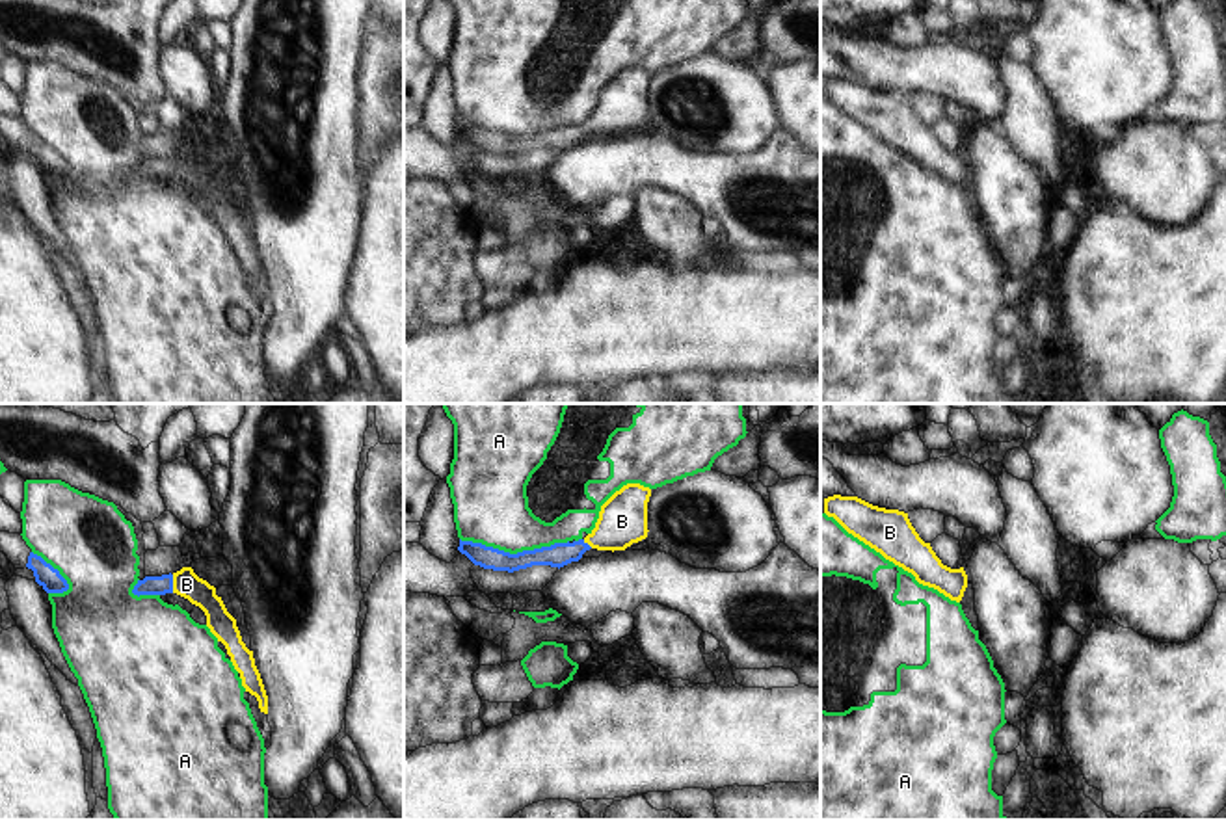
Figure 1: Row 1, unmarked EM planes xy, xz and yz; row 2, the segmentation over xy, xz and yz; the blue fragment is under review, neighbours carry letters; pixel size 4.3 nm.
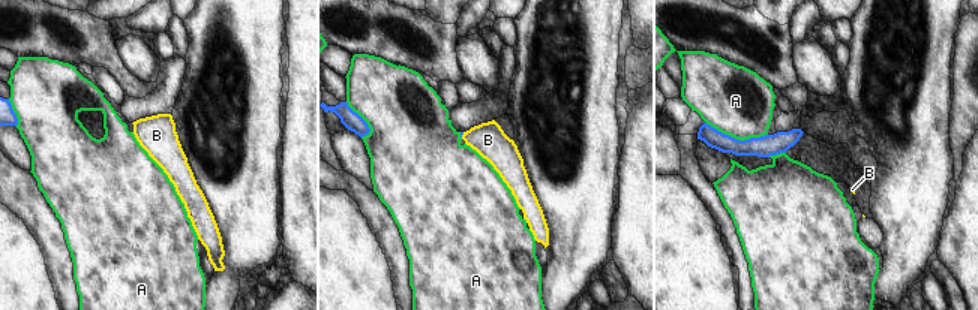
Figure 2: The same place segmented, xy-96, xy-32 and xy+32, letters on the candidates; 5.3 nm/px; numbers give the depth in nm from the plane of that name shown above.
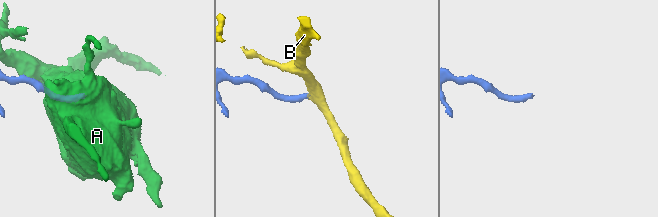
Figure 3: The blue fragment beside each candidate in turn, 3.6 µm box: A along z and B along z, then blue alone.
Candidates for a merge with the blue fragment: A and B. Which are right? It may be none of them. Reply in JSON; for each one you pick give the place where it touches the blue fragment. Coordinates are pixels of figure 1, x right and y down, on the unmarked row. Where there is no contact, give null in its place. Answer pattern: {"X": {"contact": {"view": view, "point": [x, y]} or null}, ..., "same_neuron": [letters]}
{"B": {"contact": {"view": "xy", "point": [172, 168]}}, "same_neuron": ["B"]}

